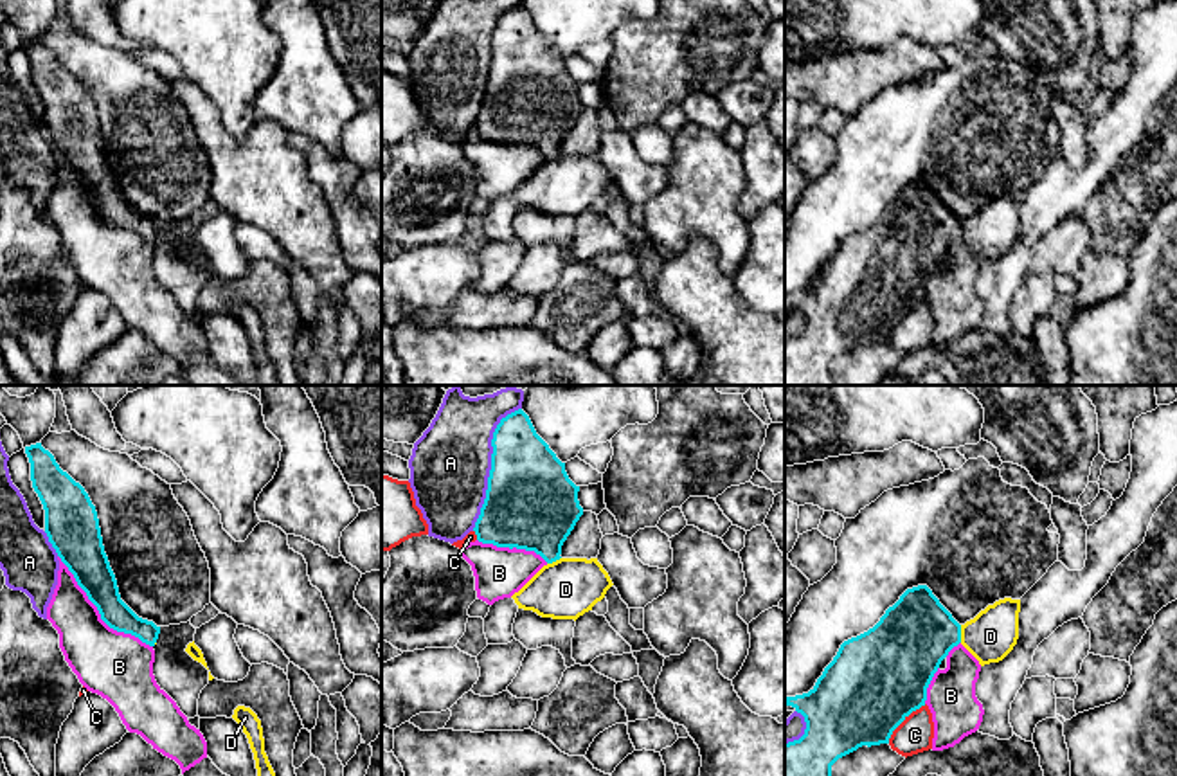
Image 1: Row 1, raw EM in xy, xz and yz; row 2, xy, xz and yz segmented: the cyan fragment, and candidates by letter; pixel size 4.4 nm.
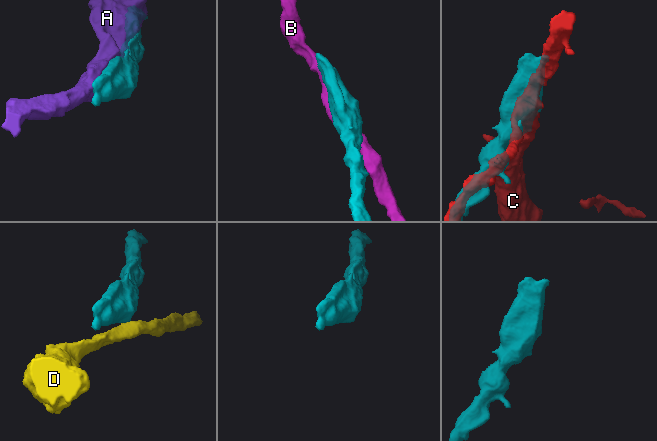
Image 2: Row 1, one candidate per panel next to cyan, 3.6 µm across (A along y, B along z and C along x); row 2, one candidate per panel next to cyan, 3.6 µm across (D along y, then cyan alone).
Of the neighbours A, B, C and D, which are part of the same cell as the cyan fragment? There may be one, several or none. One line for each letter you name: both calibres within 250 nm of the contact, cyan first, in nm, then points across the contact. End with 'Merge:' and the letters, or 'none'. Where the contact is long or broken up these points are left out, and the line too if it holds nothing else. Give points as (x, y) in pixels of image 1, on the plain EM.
Merge: none

